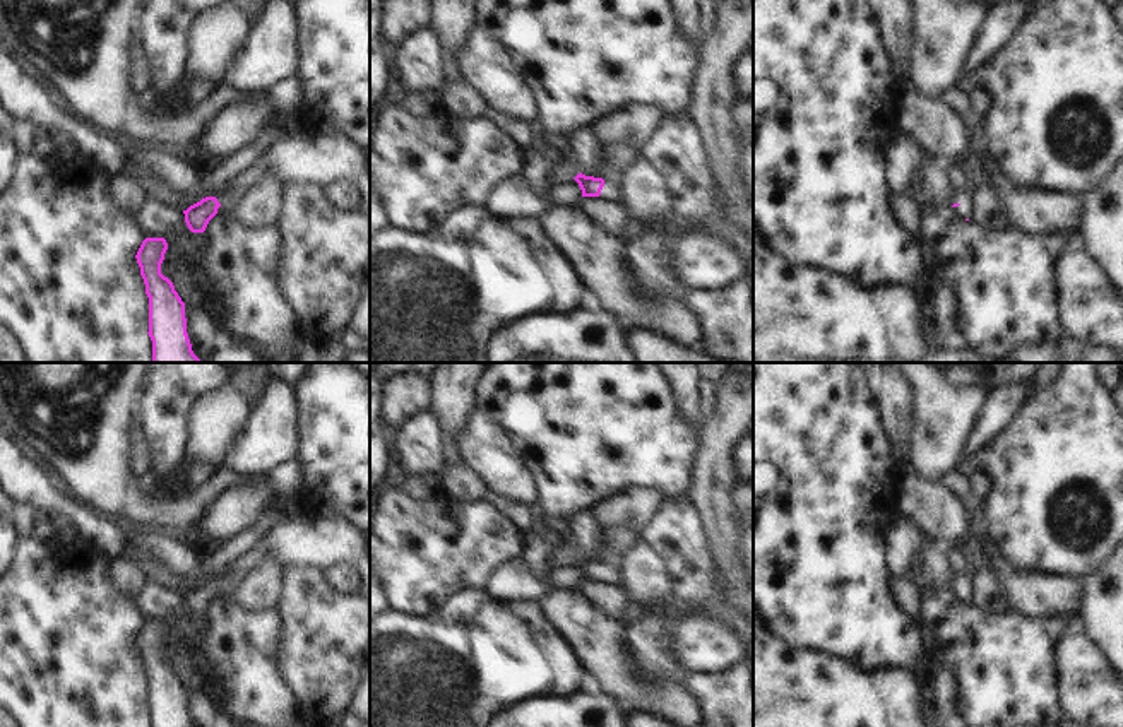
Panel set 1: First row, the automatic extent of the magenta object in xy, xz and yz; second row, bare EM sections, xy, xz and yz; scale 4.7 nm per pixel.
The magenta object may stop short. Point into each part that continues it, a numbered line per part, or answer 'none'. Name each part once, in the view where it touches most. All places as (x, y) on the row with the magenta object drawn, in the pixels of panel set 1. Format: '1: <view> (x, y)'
1: xz (610, 190)

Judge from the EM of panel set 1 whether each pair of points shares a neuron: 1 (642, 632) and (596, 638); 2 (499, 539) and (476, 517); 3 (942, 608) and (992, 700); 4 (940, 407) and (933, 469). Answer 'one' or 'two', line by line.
1: two
2: one
3: one
4: one

